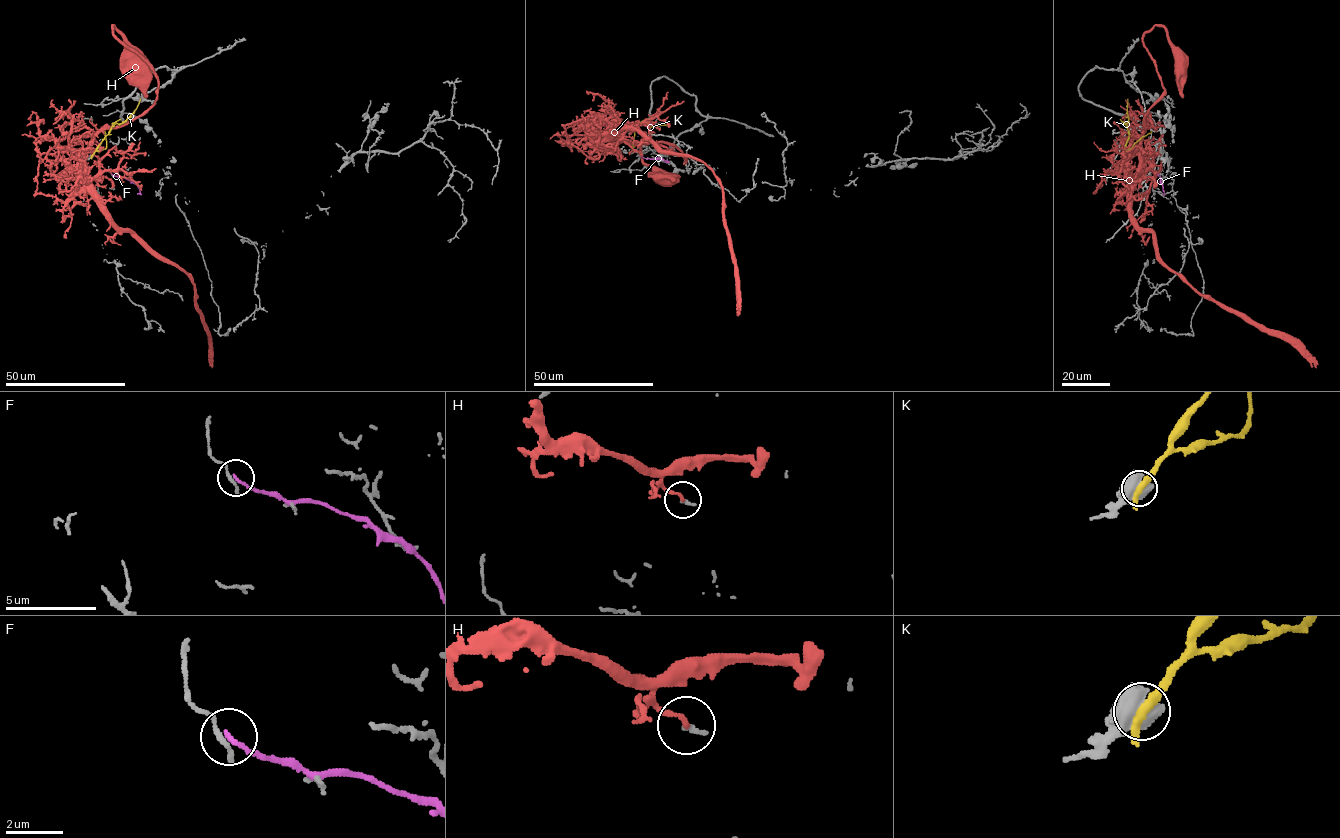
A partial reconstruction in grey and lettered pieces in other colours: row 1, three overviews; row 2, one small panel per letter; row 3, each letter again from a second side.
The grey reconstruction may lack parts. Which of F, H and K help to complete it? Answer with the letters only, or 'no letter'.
no letter

